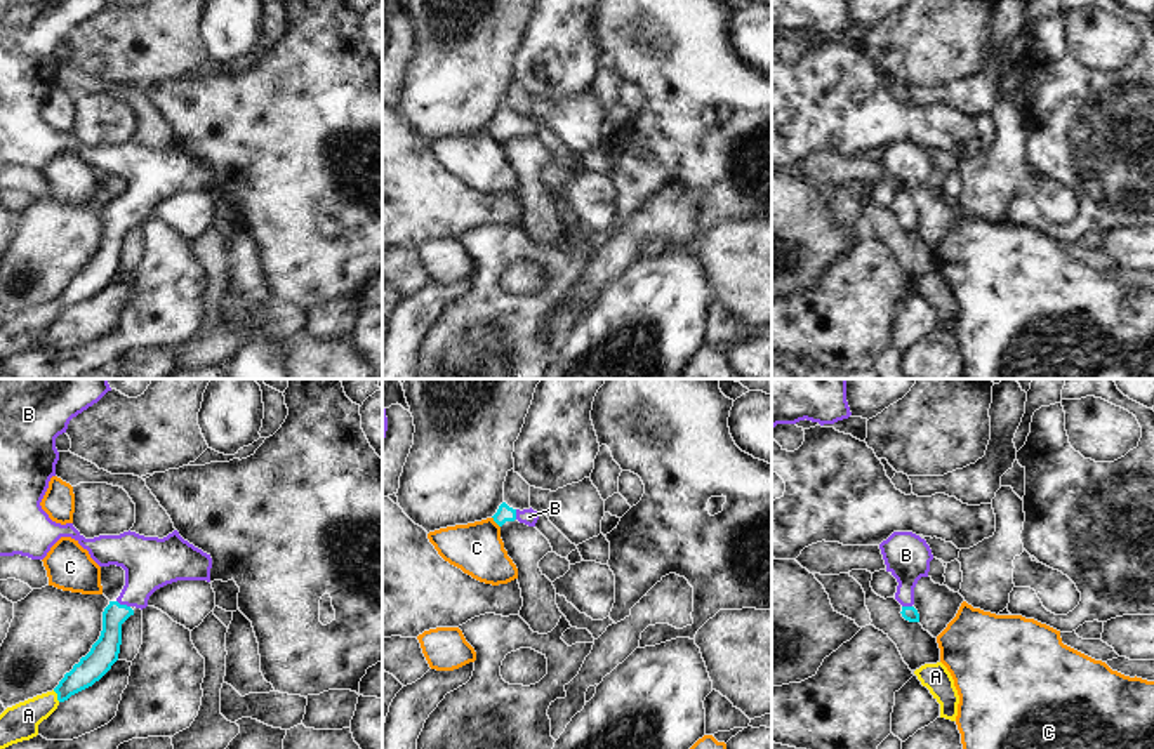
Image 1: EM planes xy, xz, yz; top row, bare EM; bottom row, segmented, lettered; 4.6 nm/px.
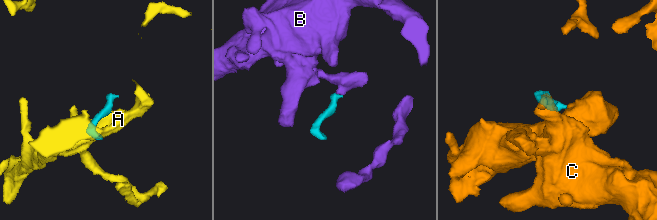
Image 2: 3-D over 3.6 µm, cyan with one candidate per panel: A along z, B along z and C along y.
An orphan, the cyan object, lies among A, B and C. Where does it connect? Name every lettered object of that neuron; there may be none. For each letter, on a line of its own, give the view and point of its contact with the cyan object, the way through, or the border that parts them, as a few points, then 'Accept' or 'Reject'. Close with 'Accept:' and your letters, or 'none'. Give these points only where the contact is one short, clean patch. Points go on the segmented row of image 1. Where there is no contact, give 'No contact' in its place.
A: Touches cyan at xy (58, 695). Reject
B: Touches cyan at xy (124, 605). Path across: xy (105, 652), (112, 619), (124, 605), (139, 586), (150, 563). Accept
C: Touches cyan at xz (494, 520). Boundary: xz (492, 517), (499, 527). Reject
Accept: B.

